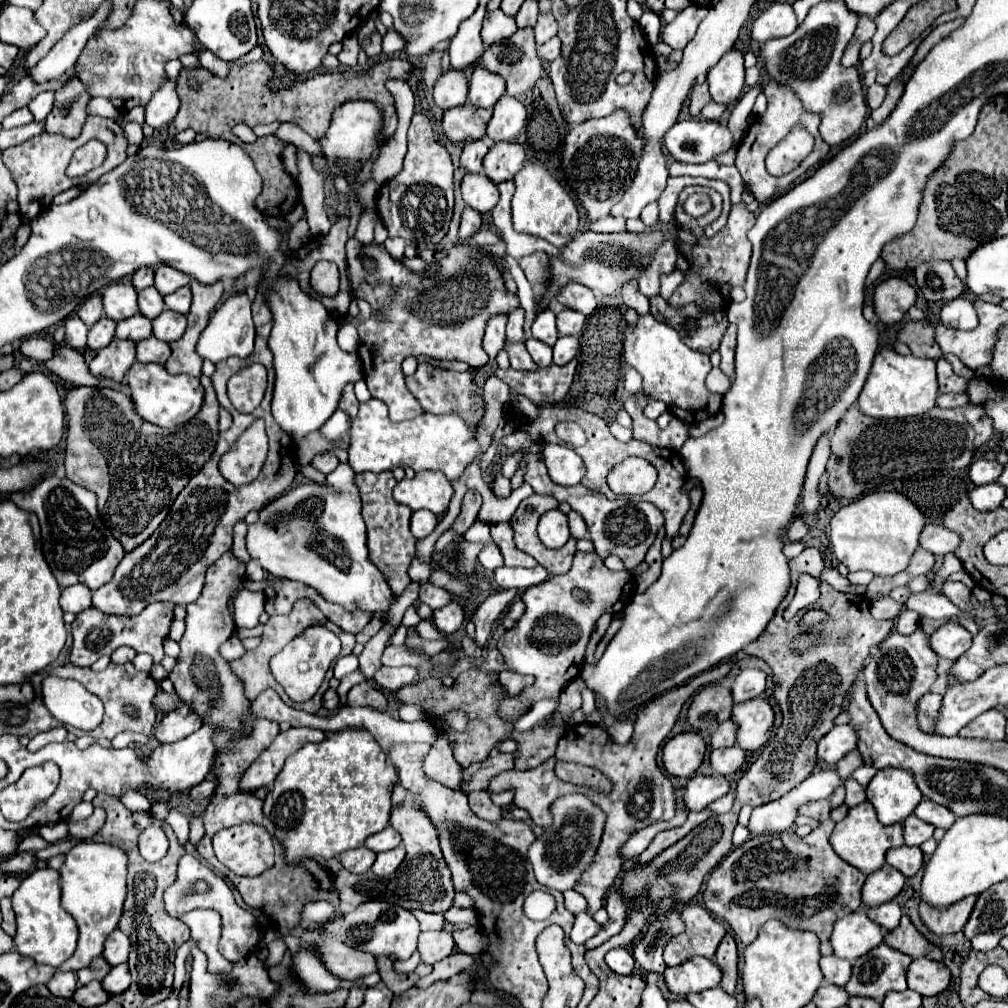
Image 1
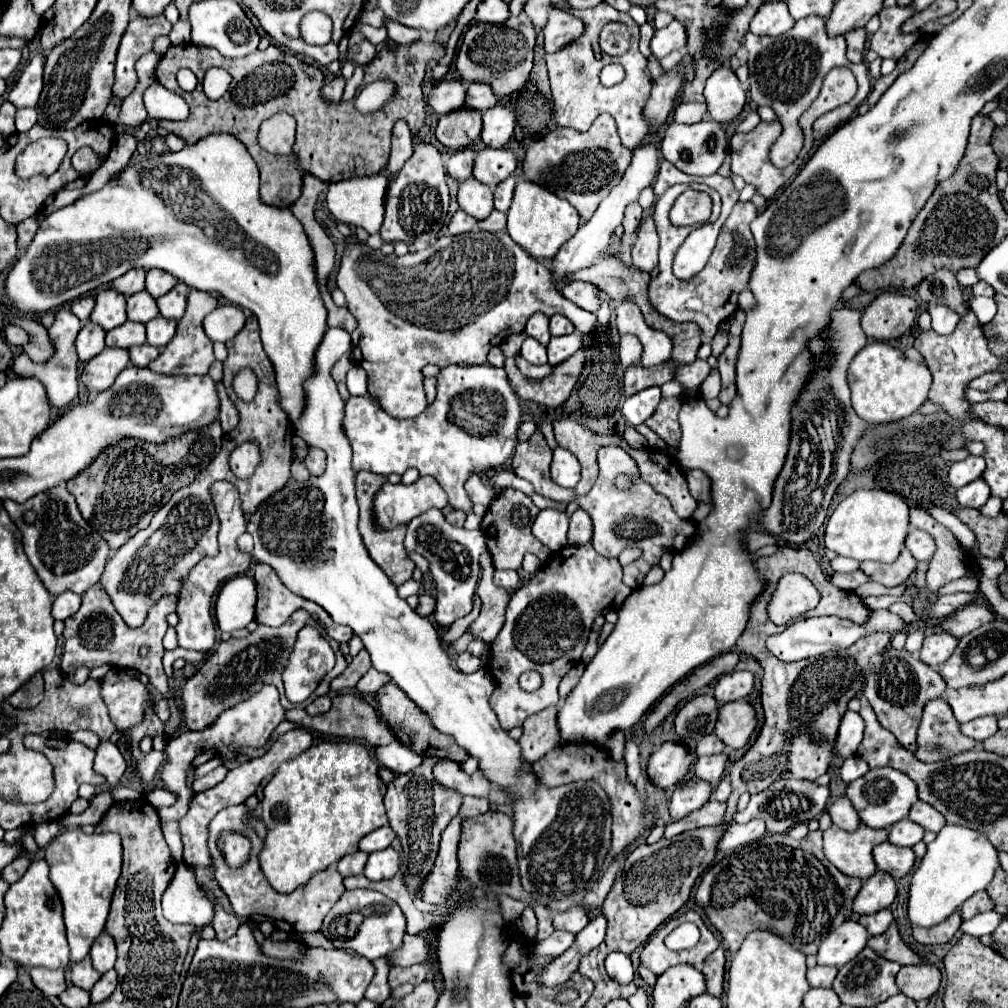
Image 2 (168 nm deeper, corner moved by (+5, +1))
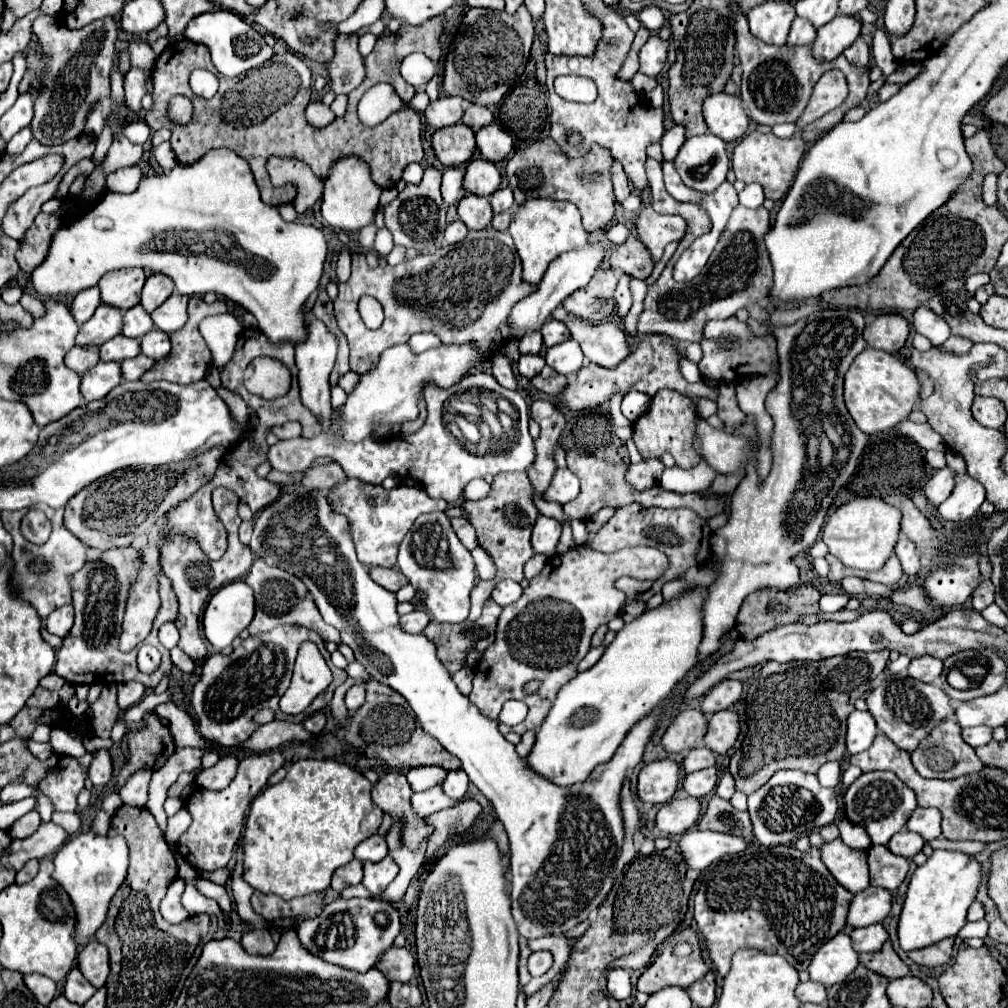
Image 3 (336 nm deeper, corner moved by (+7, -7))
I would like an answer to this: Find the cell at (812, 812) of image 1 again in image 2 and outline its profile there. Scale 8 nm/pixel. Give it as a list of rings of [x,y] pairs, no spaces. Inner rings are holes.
[[[778,778],[774,784],[768,786],[768,790],[762,790],[754,794],[746,806],[744,812],[738,812],[734,820],[738,824],[746,824],[752,818],[766,822],[768,834],[782,834],[788,832],[788,828],[794,828],[800,822],[808,822],[812,818],[820,818],[820,814],[826,810],[828,798],[832,796],[828,786],[820,786],[812,780],[798,780],[798,778]]]

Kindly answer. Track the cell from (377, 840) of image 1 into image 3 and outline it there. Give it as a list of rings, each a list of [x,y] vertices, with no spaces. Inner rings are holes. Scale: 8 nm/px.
[[[380,834],[370,836],[370,838],[364,840],[362,844],[358,844],[358,848],[354,850],[354,856],[356,856],[358,860],[362,860],[362,862],[366,862],[366,860],[378,862],[378,860],[382,860],[386,854],[388,854],[388,846],[386,846],[384,836],[380,836]]]

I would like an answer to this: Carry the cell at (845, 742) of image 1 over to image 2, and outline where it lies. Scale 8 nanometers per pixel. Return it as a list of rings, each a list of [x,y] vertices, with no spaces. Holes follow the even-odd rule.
[[[846,710],[840,730],[838,730],[838,738],[836,738],[836,752],[844,758],[854,756],[860,742],[862,742],[862,734],[864,734],[864,720],[858,712]]]

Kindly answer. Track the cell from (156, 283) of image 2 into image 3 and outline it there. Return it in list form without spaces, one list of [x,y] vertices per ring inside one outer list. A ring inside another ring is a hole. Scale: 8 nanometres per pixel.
[[[150,274],[142,288],[142,306],[146,312],[154,312],[170,294],[174,292],[174,282],[164,274]]]

